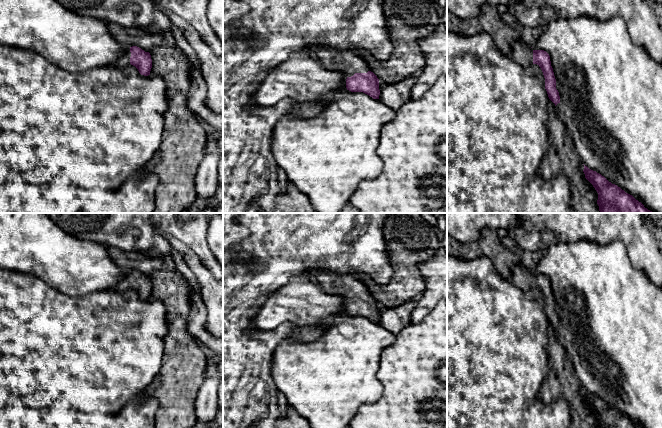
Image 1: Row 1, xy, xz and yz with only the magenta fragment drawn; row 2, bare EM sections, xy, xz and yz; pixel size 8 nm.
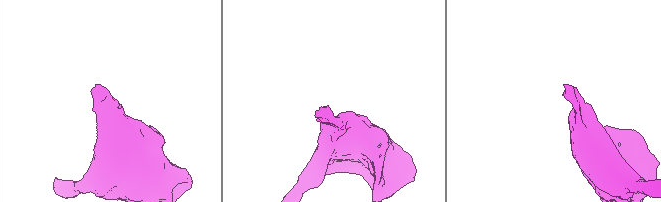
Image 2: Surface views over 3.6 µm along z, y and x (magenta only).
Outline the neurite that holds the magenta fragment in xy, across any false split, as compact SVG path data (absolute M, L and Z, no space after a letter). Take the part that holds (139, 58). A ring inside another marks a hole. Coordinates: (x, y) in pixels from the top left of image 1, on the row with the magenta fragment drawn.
M132 46L120 57L119 65L126 64L135 66L141 75L148 76L152 68L151 55L137 46Z

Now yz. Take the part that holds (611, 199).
M584 165L585 178L598 193L597 204L600 213L654 213L626 193L620 187L609 182L604 176Z

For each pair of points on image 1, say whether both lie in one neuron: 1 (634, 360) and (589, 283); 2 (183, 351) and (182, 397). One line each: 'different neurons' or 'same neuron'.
1: same neuron
2: same neuron

